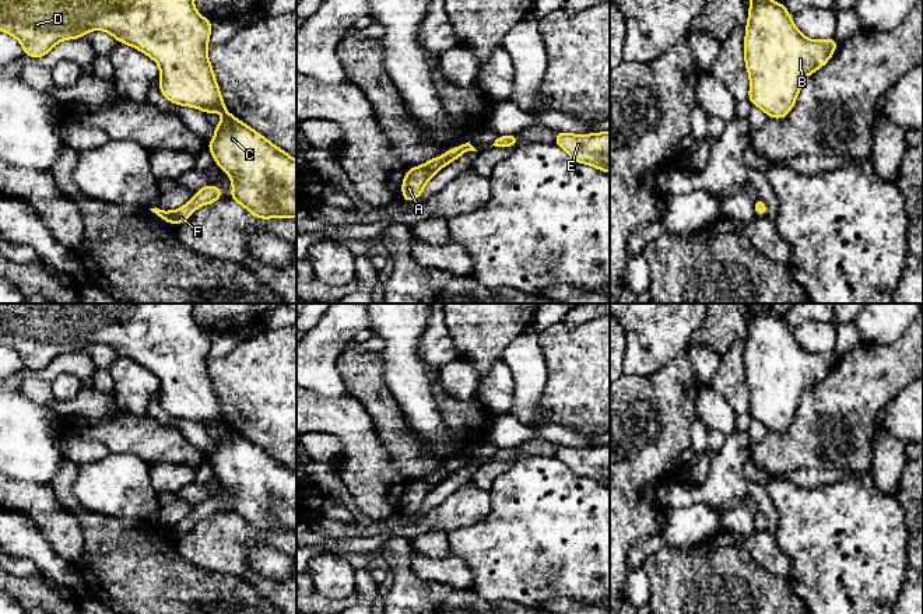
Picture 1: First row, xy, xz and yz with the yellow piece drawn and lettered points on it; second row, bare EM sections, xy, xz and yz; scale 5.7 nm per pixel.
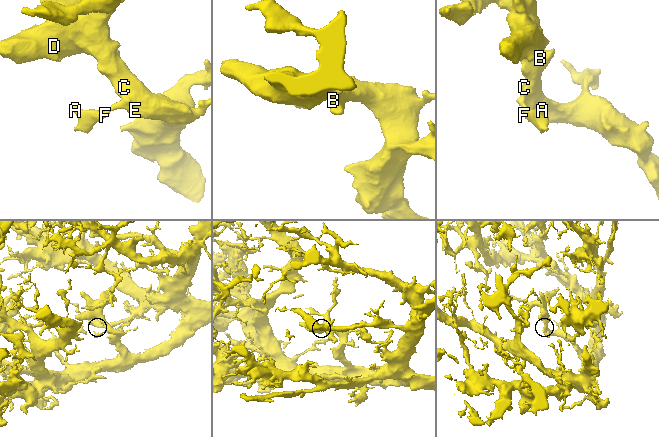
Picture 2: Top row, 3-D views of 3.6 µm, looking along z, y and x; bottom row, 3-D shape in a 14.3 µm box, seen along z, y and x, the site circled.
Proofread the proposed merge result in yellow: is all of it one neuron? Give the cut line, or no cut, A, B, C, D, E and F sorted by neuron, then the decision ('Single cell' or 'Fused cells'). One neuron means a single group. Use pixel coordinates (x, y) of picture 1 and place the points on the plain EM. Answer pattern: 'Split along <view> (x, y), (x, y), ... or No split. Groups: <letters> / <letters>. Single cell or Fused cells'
No split. Groups: A B C D E F. Single cell

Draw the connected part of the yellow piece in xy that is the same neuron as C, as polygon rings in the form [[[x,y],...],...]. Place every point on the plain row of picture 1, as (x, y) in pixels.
[[[0,304],[0,344],[20,354],[24,369],[43,371],[56,357],[84,351],[88,344],[106,344],[117,355],[133,359],[159,378],[159,404],[175,418],[221,425],[222,435],[214,439],[215,450],[207,456],[215,477],[229,488],[234,498],[231,513],[242,517],[253,530],[296,531],[296,473],[276,460],[264,449],[234,431],[224,418],[213,379],[207,371],[213,334],[201,330],[193,317],[194,304]]]

